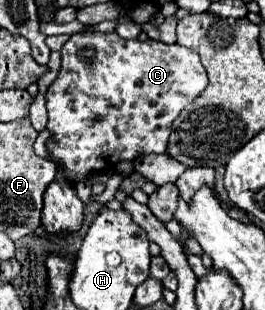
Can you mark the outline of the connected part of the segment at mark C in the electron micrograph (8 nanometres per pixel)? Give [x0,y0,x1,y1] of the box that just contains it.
[47,33,207,183]

